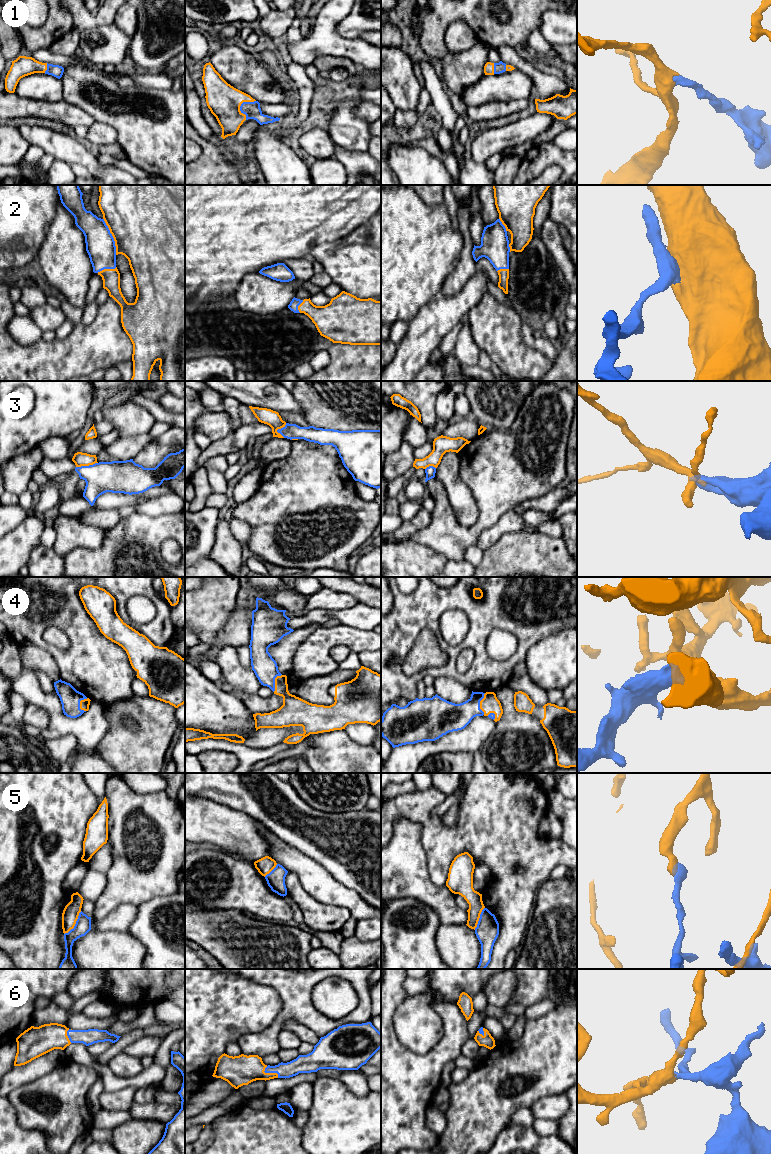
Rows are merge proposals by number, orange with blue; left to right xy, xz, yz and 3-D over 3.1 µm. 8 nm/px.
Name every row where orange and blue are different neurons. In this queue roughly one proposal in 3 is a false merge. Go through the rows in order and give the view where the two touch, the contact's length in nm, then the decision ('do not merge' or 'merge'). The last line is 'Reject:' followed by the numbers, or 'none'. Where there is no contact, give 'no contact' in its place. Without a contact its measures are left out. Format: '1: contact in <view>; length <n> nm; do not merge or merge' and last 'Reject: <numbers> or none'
1: contact in xz; length 180 nm; merge
2: contact in xy; length 320 nm; merge
3: contact in xy; length 180 nm; do not merge
4: contact in yz; length 180 nm; merge
5: contact in xy; length 240 nm; do not merge
6: contact in xz; length 140 nm; merge
Reject: 3, 5

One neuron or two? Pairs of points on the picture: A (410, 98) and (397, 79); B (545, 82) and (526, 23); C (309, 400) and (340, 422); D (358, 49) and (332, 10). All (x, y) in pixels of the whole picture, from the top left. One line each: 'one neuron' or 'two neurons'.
A: one neuron
B: two neurons
C: one neuron
D: one neuron

